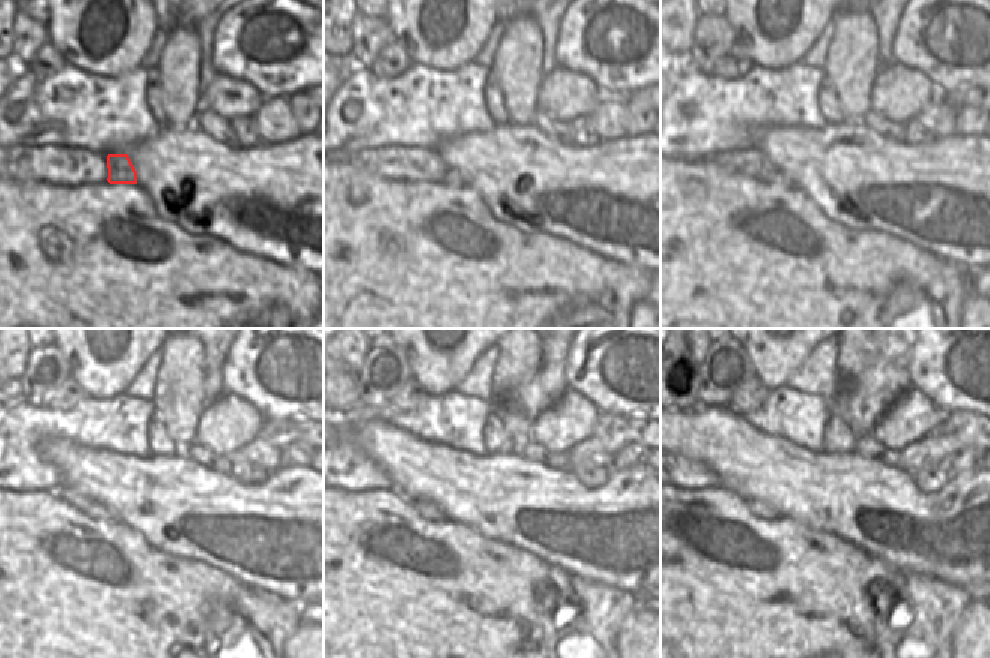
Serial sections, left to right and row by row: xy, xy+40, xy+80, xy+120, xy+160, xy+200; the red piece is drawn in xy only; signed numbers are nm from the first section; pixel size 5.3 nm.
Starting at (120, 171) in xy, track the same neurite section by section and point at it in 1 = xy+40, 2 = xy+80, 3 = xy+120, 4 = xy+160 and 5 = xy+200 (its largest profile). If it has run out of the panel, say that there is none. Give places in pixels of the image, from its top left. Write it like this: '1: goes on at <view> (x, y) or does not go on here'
1: goes on at xy+40 (452, 179)
2: goes on at xy+80 (780, 179)
3: goes on at xy+120 (96, 511)
4: goes on at xy+160 (428, 510)
5: goes on at xy+200 (762, 510)

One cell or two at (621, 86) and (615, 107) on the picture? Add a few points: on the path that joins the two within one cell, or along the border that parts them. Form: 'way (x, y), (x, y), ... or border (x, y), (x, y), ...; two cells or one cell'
border (605, 96), (621, 98); two cells

